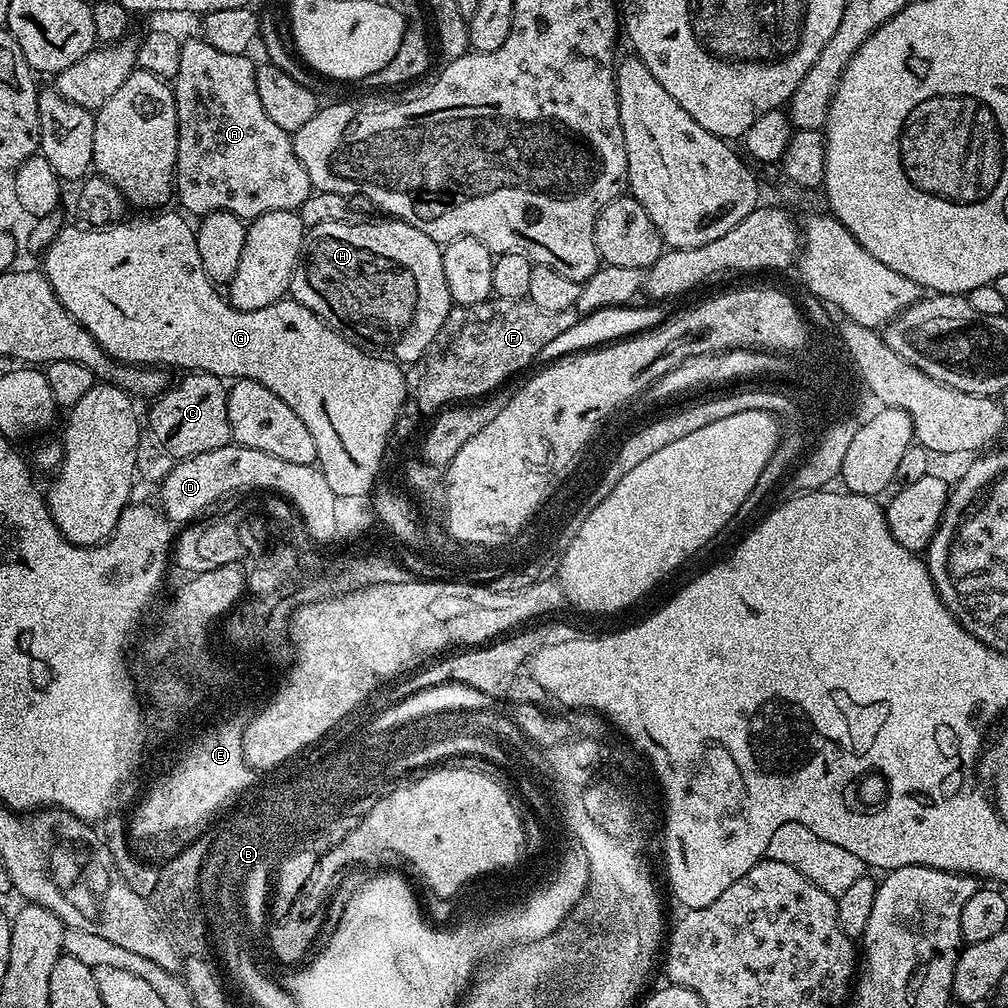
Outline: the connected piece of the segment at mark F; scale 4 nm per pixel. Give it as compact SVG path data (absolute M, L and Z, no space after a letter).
M489 298L477 304L453 307L442 330L438 330L434 342L430 342L428 349L407 369L406 379L411 403L416 403L420 412L435 414L453 404L478 400L497 391L515 372L522 371L528 363L531 365L536 355L541 352L542 346L547 346L549 342L554 342L554 338L558 338L558 334L570 330L570 326L574 326L577 319L575 311L547 312L534 306L527 298Z

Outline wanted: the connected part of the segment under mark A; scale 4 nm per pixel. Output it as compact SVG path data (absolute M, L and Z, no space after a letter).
M203 38L185 39L180 49L182 59L172 88L178 126L174 196L177 201L180 199L179 207L185 213L193 212L196 218L206 217L211 212L229 212L245 222L274 210L299 210L314 191L310 174L306 174L306 166L298 162L298 154L294 154L290 133L267 116L258 98L257 65L251 64L247 55L222 54L222 50L214 50Z

